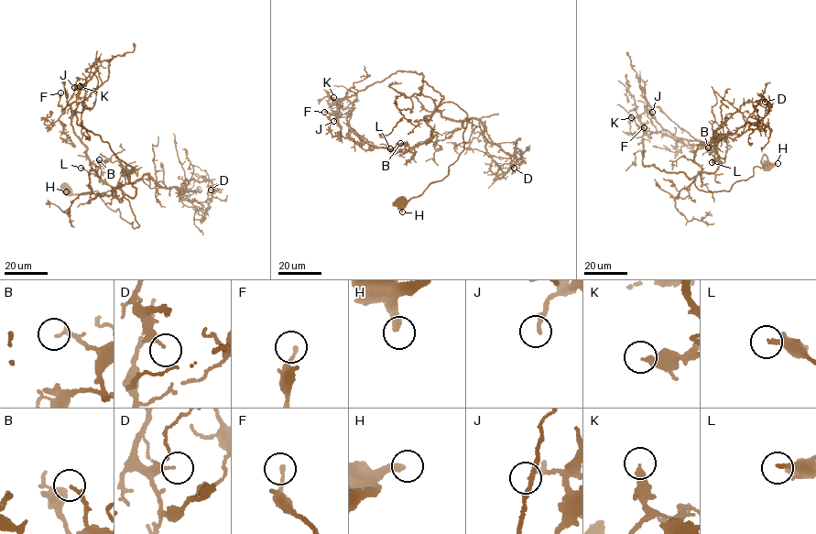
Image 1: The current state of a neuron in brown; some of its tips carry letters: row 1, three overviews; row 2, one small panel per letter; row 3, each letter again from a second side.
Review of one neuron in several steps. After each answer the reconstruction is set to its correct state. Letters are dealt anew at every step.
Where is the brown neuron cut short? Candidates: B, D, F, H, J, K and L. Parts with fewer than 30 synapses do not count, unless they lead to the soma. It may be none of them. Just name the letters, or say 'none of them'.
none of them

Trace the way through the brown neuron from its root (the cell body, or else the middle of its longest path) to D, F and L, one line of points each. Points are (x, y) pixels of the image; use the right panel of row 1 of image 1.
D: (766, 165), (764, 155), (763, 166), (728, 190), (694, 184), (698, 147), (711, 144), (745, 102), (765, 102)
F: (766, 165), (764, 155), (728, 190), (704, 191), (695, 177), (643, 165), (644, 127)
L: (766, 165), (764, 155), (763, 166), (728, 190), (704, 191), (695, 176), (715, 171), (719, 161), (712, 162)

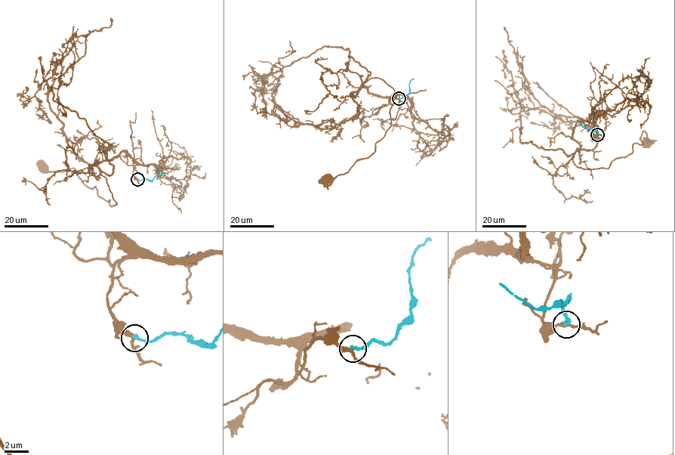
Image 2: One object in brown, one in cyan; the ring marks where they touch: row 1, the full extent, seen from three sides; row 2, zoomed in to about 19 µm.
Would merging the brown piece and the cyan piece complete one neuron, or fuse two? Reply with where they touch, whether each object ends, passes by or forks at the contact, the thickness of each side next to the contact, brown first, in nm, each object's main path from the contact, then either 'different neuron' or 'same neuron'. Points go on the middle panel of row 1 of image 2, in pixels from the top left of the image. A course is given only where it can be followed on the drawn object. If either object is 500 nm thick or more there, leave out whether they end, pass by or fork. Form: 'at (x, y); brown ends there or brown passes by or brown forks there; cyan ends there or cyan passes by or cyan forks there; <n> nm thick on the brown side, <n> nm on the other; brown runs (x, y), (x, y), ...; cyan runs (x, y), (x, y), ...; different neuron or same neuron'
at (399, 98); brown passes by; cyan ends there; 300 nm thick on the brown side, 280 nm on the other; brown runs (399, 98), (389, 103), (364, 86), (351, 94), (371, 77), (392, 87), (391, 126), (368, 158), (326, 177); cyan runs (399, 98), (405, 97), (409, 91), (409, 81), (413, 78); different neuron

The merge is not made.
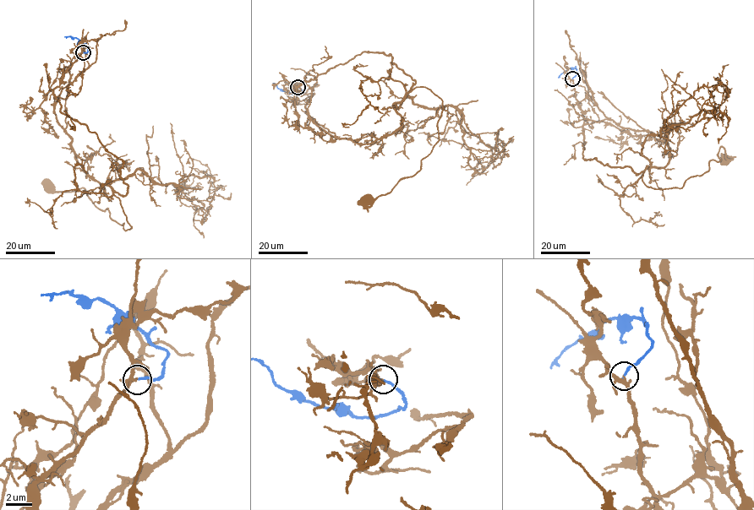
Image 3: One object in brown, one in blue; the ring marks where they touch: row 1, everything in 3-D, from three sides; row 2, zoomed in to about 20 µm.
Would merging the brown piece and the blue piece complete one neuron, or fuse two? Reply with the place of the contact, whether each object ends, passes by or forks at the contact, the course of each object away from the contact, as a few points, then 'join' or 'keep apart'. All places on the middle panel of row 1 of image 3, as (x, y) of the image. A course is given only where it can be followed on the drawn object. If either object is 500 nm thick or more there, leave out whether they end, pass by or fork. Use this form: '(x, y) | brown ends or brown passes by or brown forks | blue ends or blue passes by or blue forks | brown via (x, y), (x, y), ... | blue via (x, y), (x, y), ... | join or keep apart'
(297, 87) | brown forks | blue ends | brown via (297, 87), (380, 52), (415, 81), (406, 94), (423, 86), (442, 101), (439, 140), (420, 170), (366, 198) | blue via (297, 87), (302, 92), (294, 94), (277, 88), (273, 83) | join

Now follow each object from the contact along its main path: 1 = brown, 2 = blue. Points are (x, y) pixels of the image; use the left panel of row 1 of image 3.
1: (83, 52), (52, 94), (62, 113), (122, 160), (126, 193), (113, 195), (131, 228), (82, 187), (50, 187)
2: (83, 52), (87, 51), (88, 48), (77, 38), (64, 37)

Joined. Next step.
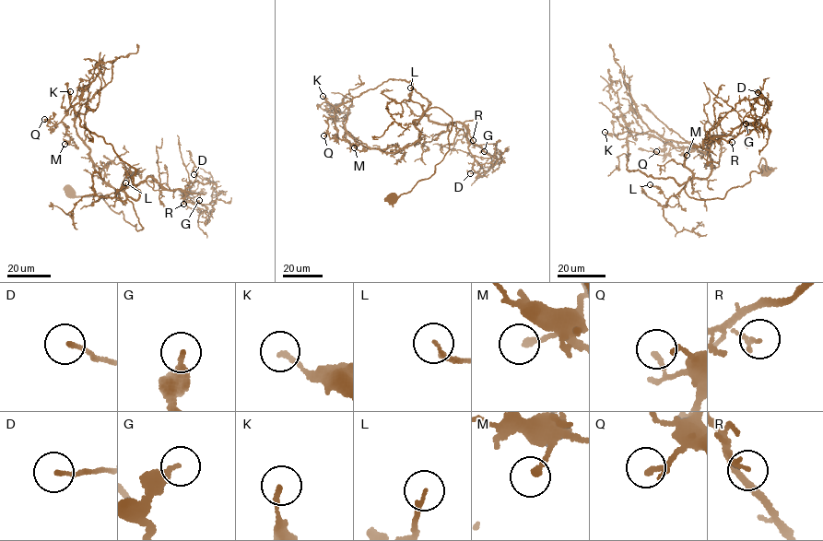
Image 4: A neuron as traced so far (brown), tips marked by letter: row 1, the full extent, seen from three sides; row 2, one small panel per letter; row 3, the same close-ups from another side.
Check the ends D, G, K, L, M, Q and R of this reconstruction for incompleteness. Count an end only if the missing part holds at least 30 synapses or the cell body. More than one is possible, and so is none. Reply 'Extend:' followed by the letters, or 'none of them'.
Extend: none of them

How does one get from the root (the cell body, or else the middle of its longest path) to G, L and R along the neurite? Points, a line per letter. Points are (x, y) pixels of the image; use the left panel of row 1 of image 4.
G: (71, 192), (100, 194), (138, 230), (133, 204), (118, 190), (148, 176), (183, 190), (186, 203), (199, 200)
L: (71, 192), (100, 194), (138, 230), (133, 204), (114, 197), (125, 182)
R: (71, 192), (100, 194), (138, 230), (133, 204), (118, 190), (148, 176), (183, 190), (183, 204)

